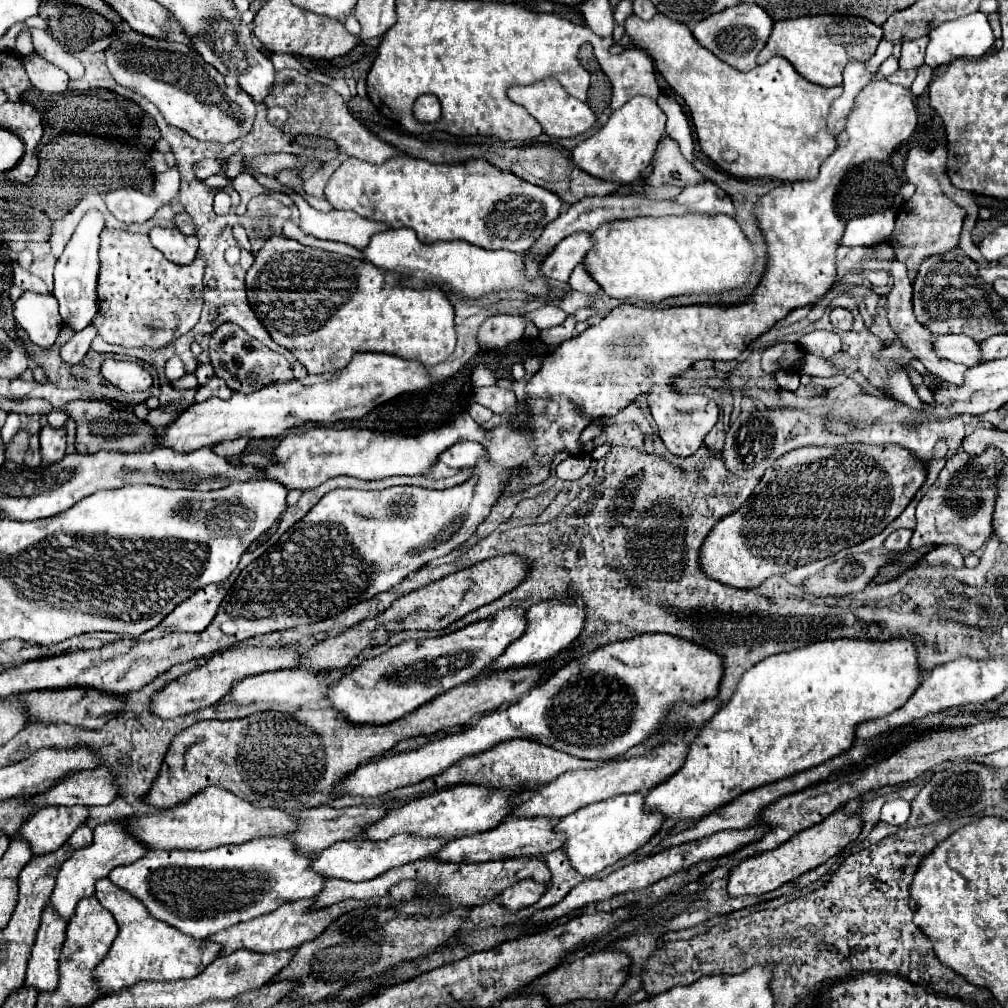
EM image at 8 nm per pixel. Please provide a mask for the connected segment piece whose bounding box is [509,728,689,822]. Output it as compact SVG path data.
M683 728L679 734L665 744L665 748L659 748L657 752L651 752L647 756L639 758L629 758L629 760L617 760L617 762L605 762L603 766L595 770L575 770L575 772L565 772L553 784L545 784L545 788L531 792L531 796L517 804L511 810L511 818L549 818L553 822L561 820L569 812L575 812L577 808L583 808L593 802L607 800L615 794L629 794L629 792L649 792L653 786L657 786L661 780L669 778L677 768L681 768L685 754L687 754L687 740Z

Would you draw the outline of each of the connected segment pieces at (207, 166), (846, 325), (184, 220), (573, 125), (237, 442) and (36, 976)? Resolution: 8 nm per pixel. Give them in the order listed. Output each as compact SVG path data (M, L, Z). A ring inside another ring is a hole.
M201 160L195 164L193 170L195 170L197 178L201 178L201 180L209 178L221 170L221 160Z
M833 308L831 310L831 322L839 330L851 330L853 328L853 314L845 308Z
M179 214L177 218L175 218L175 224L177 224L177 228L183 232L183 234L195 234L195 224L193 224L193 220L191 220L191 216L189 214Z
M541 80L529 86L511 86L507 90L507 96L523 106L541 126L543 132L551 138L569 138L569 136L577 136L587 132L589 128L595 126L597 116L593 114L593 110L587 106L587 102L581 102L573 96L569 96L561 84L557 84L557 80Z
M235 438L235 440L221 442L221 444L217 444L217 446L211 446L211 450L213 450L217 456L233 456L233 454L241 454L247 444L249 444L249 438Z
M49 906L43 912L41 926L31 950L27 964L25 986L35 988L37 992L53 992L59 984L59 954L65 942L65 926L49 912Z

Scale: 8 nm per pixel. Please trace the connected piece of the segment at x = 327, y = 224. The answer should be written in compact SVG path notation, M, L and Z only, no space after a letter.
M301 196L295 198L295 204L299 208L299 228L305 234L313 234L315 238L345 242L361 250L373 234L389 230L379 222L357 216L355 212L343 212L343 210L319 212L311 208Z

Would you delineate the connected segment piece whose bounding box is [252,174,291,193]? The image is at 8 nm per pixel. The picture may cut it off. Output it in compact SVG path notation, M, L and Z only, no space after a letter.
M252 174L252 176L265 188L269 189L269 190L273 190L275 192L285 192L285 193L290 193L291 190L281 184L279 182L279 180L277 179L277 177L275 176L265 176L262 174Z

